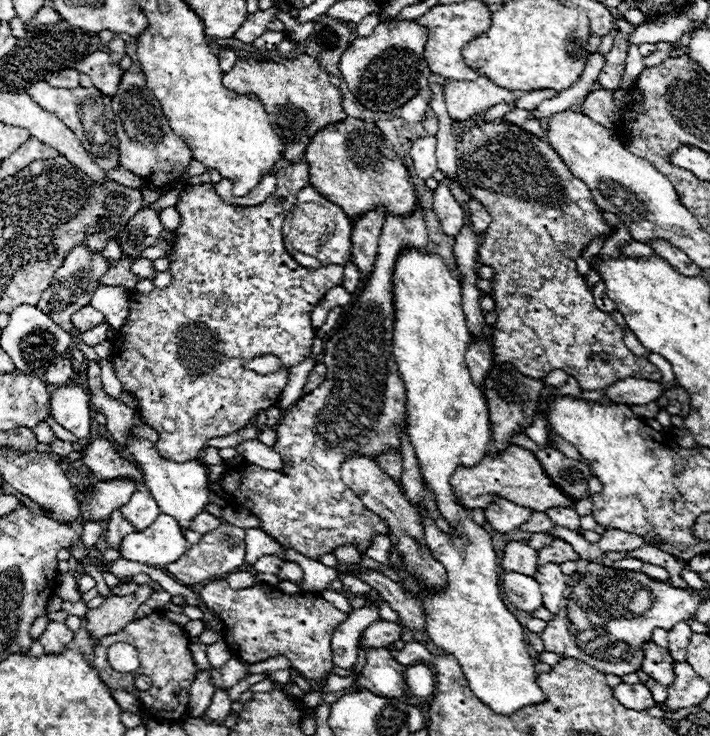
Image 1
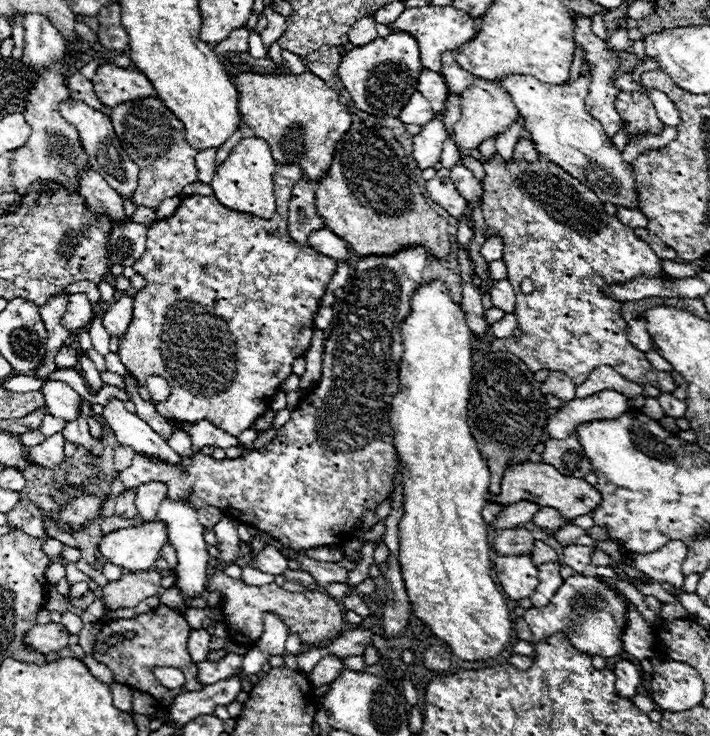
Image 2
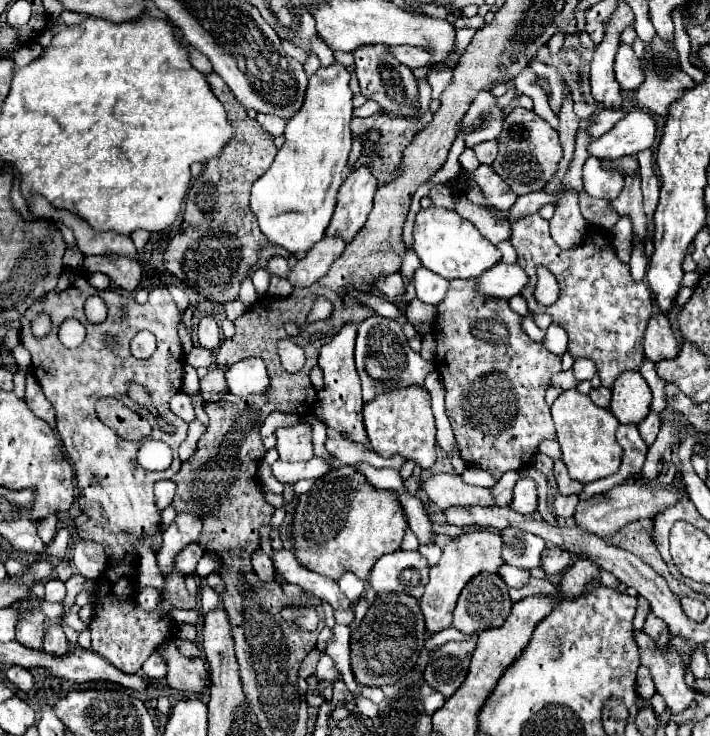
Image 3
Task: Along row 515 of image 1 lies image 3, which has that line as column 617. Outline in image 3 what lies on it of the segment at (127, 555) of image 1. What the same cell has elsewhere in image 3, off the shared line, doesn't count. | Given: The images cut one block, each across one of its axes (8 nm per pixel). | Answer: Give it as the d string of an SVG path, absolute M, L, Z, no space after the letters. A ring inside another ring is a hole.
M624 156L624 158L618 158L618 160L602 160L602 164L606 168L618 168L624 174L638 172L638 160L636 160L636 156Z

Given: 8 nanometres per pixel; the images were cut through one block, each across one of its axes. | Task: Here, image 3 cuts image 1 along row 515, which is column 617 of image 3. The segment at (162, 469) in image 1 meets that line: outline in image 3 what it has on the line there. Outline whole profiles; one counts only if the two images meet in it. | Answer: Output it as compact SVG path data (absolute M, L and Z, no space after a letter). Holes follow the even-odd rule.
M588 158L584 164L584 190L592 198L606 198L614 200L622 192L624 186L624 174L618 174L618 170L606 170L598 158Z

